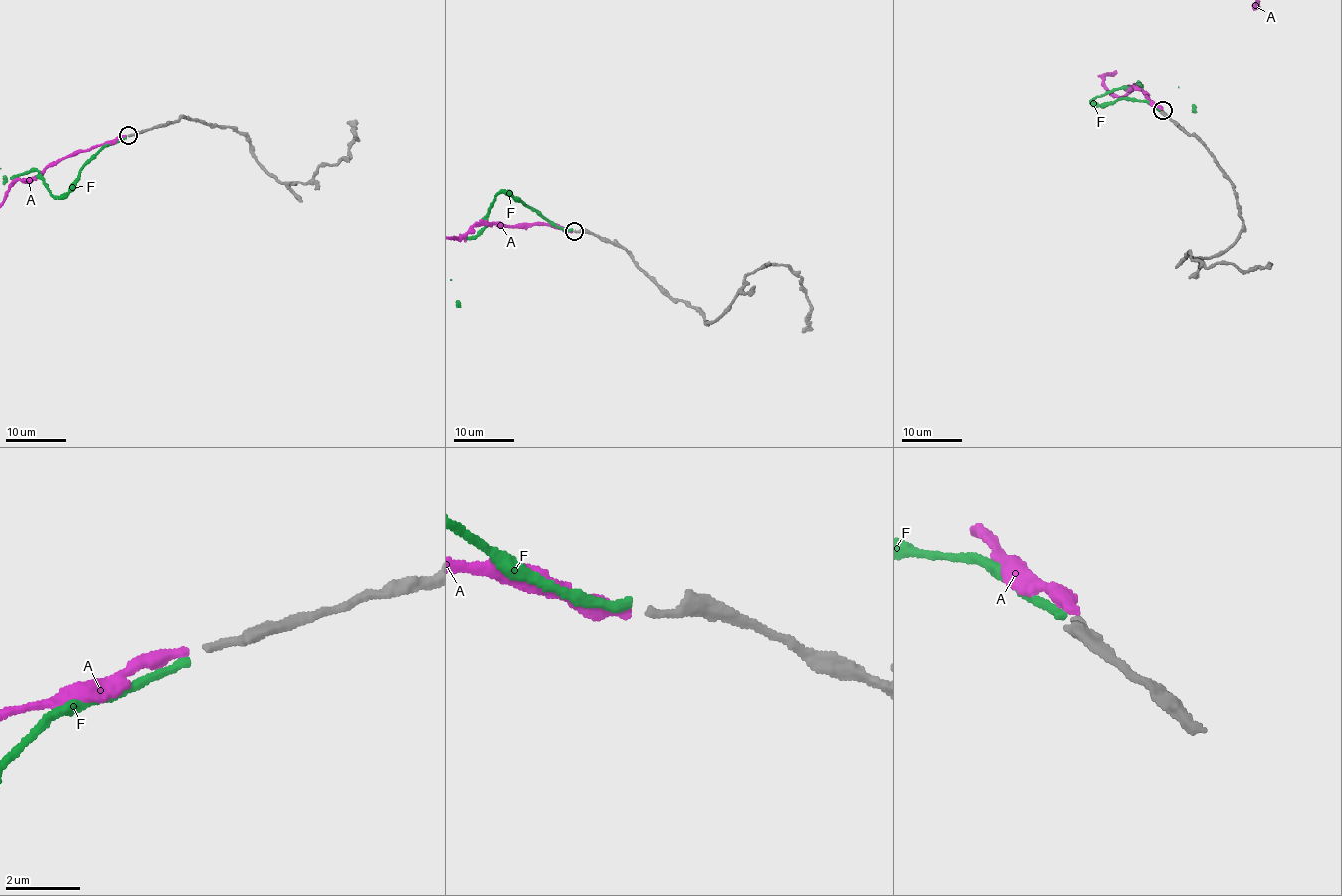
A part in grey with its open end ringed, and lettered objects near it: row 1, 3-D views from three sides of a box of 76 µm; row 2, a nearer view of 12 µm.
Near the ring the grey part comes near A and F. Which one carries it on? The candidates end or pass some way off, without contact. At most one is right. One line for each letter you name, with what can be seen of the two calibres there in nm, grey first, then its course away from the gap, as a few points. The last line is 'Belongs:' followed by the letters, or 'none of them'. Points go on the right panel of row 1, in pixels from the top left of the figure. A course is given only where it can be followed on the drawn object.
A: 200/320 nm
Belongs: A

